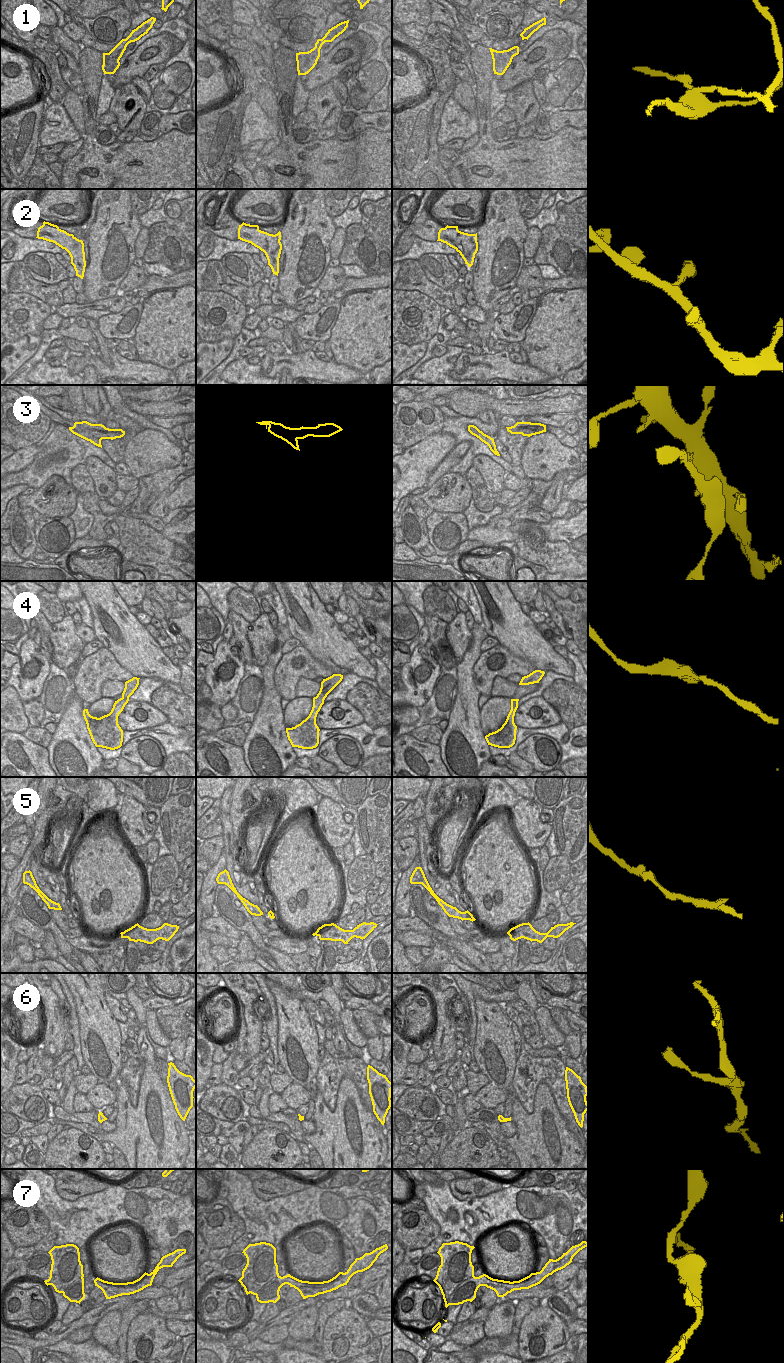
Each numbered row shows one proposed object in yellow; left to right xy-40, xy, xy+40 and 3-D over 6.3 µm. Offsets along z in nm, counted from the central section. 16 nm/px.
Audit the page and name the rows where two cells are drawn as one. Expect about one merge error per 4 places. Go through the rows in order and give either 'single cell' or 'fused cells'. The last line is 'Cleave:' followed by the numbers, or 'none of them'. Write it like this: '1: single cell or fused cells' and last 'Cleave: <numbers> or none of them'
1: fused cells
2: single cell
3: fused cells
4: fused cells
5: single cell
6: single cell
7: fused cells
Cleave: 1, 3, 4, 7

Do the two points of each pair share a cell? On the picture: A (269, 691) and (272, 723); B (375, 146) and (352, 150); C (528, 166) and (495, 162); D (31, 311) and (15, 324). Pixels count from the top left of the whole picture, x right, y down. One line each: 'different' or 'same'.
A: same
B: same
C: same
D: same

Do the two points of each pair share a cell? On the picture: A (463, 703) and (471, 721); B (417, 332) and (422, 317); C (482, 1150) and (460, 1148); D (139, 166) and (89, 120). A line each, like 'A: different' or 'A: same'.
A: same
B: same
C: same
D: same

